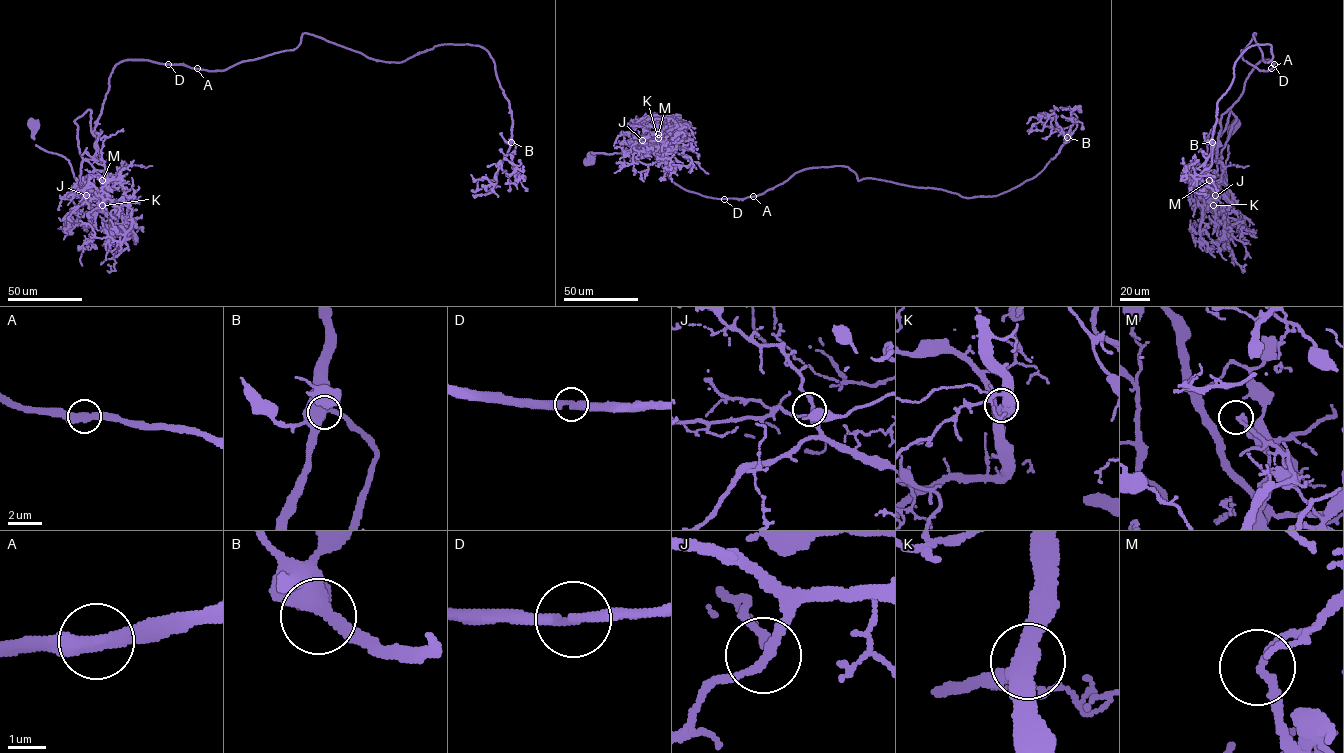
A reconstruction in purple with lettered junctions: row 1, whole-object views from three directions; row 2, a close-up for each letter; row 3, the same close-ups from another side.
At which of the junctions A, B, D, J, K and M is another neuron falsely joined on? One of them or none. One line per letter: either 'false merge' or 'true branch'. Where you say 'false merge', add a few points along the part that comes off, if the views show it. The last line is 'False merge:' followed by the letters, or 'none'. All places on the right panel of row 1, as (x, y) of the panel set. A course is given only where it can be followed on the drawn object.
A: true branch
B: true branch
D: true branch
J: true branch
K: true branch
M: true branch
False merge: none

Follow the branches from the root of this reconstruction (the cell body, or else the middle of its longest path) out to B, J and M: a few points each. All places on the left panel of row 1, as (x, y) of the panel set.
B: (32, 124), (85, 195), (117, 64), (222, 70), (308, 33), (387, 62), (483, 47), (511, 142)
J: (32, 124), (36, 144), (68, 160), (86, 201), (102, 211), (99, 201), (91, 200), (86, 195)
M: (32, 124), (36, 144), (68, 160), (86, 201), (102, 211), (101, 194), (107, 186), (102, 180)

